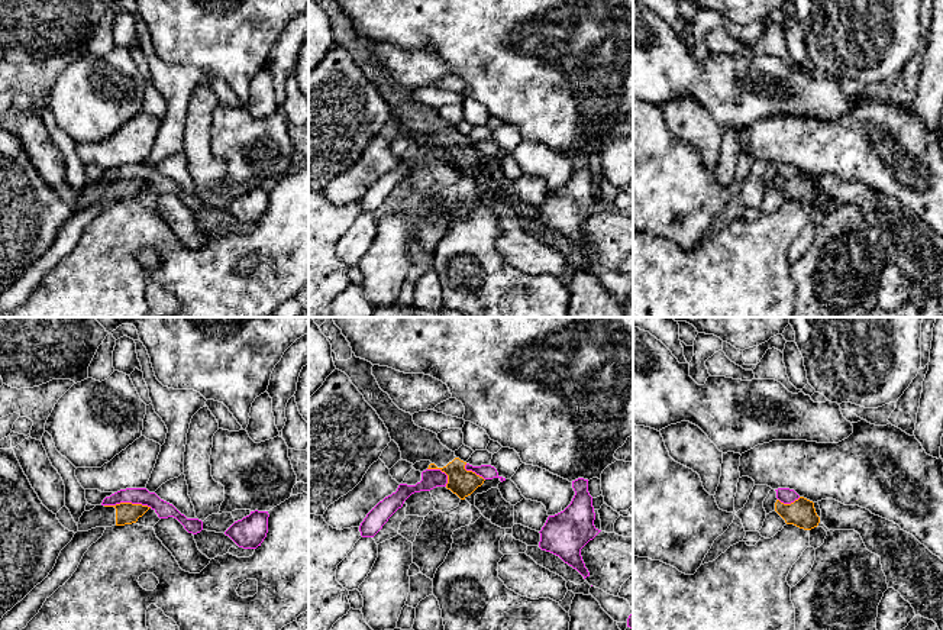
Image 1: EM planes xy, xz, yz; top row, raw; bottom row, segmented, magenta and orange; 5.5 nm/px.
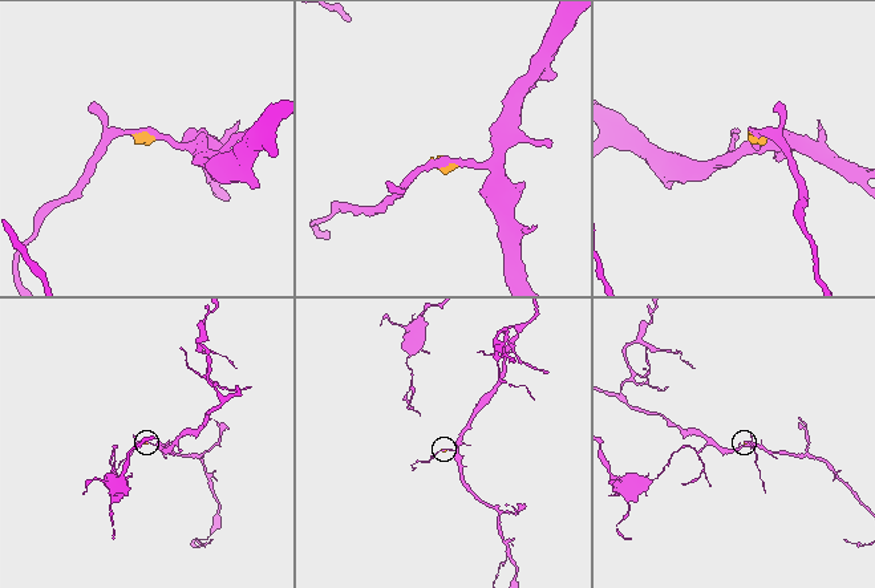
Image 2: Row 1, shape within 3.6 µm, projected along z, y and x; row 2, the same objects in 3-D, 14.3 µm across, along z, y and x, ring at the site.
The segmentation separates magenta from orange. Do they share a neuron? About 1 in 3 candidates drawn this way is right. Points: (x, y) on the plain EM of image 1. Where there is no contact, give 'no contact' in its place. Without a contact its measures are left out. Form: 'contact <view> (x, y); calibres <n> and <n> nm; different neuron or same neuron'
contact xy (128, 177); calibres 100 and 130 nm; different neuron

